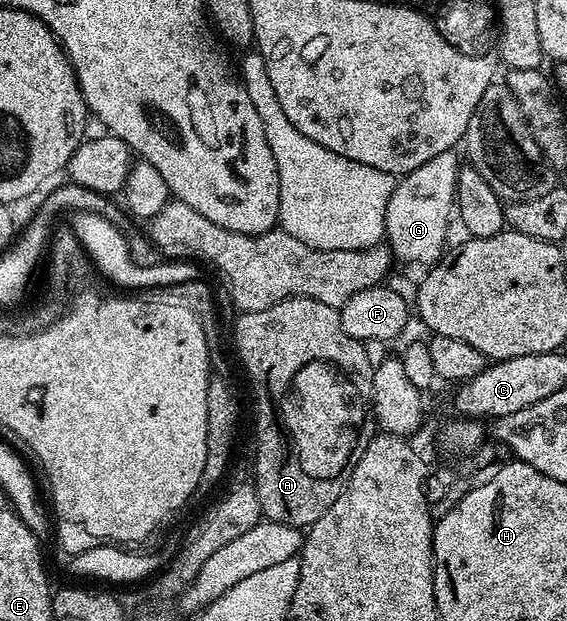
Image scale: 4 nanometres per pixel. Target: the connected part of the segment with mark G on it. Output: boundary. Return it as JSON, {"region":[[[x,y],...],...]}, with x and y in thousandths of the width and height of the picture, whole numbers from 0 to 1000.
{"region":[[[797,242],[760,253],[753,266],[739,266],[739,272],[721,277],[695,300],[679,345],[677,383],[702,419],[762,427],[780,415],[785,377],[792,372],[792,346],[795,353],[806,319],[806,248]]]}

